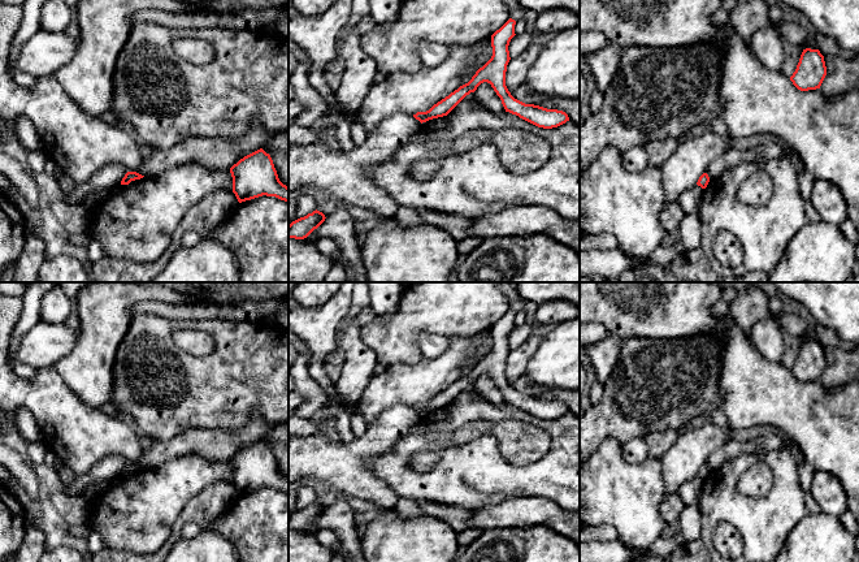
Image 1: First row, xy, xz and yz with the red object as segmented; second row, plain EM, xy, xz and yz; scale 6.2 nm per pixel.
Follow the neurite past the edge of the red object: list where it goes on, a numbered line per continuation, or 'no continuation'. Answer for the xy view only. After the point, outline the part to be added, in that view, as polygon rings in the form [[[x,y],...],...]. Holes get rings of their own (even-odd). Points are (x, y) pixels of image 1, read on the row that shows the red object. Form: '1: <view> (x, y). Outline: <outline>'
no continuation

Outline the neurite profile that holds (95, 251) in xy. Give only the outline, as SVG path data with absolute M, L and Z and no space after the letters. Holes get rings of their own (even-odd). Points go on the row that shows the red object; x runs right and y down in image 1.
M90 239L87 248L87 258L94 264L96 260L104 258L104 248L96 239Z

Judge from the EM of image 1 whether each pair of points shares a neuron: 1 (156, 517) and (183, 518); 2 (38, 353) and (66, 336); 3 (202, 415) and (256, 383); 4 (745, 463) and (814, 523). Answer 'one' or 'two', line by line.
1: two
2: one
3: one
4: two

